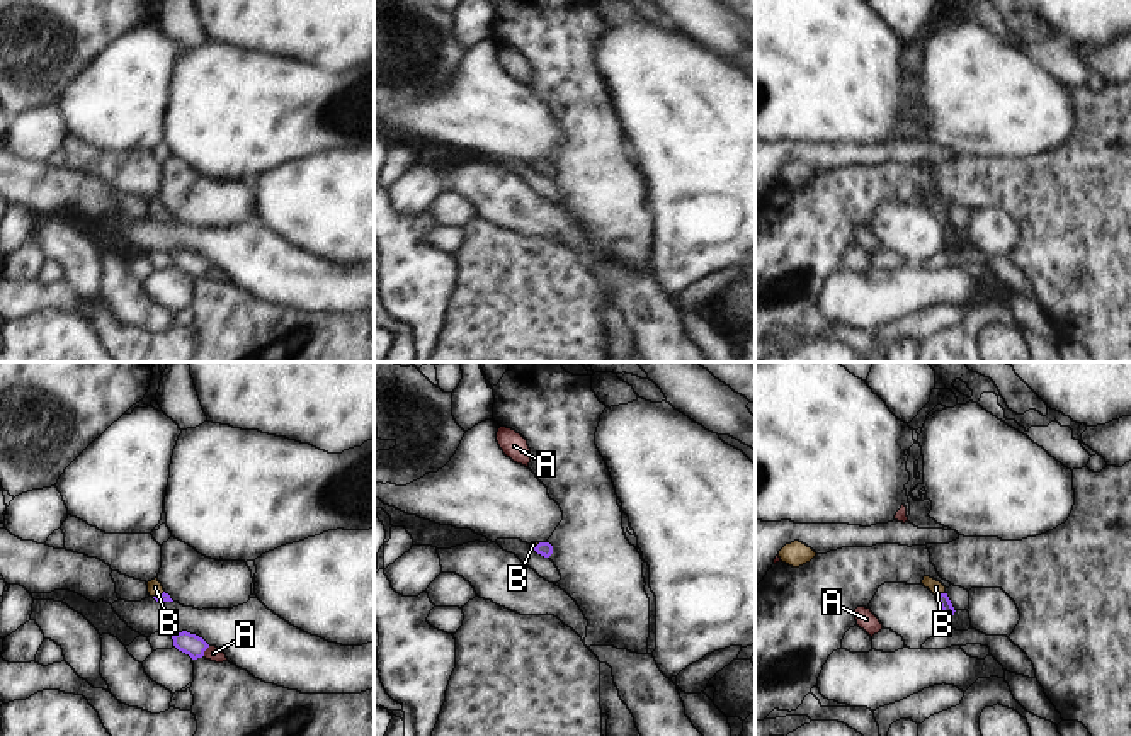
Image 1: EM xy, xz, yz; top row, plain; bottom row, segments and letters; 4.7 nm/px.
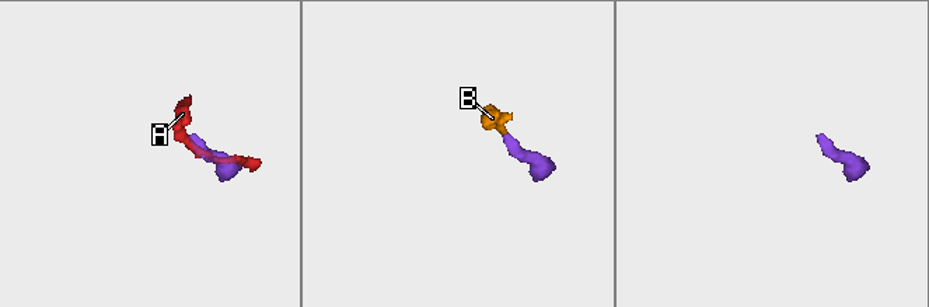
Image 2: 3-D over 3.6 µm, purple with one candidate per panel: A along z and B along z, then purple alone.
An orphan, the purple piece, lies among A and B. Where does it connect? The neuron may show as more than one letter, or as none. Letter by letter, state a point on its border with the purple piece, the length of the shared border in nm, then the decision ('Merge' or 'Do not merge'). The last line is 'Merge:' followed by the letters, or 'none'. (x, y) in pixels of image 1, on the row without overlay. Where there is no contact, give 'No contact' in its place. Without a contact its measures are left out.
A: Touches purple at xy (204, 269). Shared border 60 nm. Do not merge
B: Touches purple at yz (941, 213). Shared border 50 nm. Merge
Merge: B.

